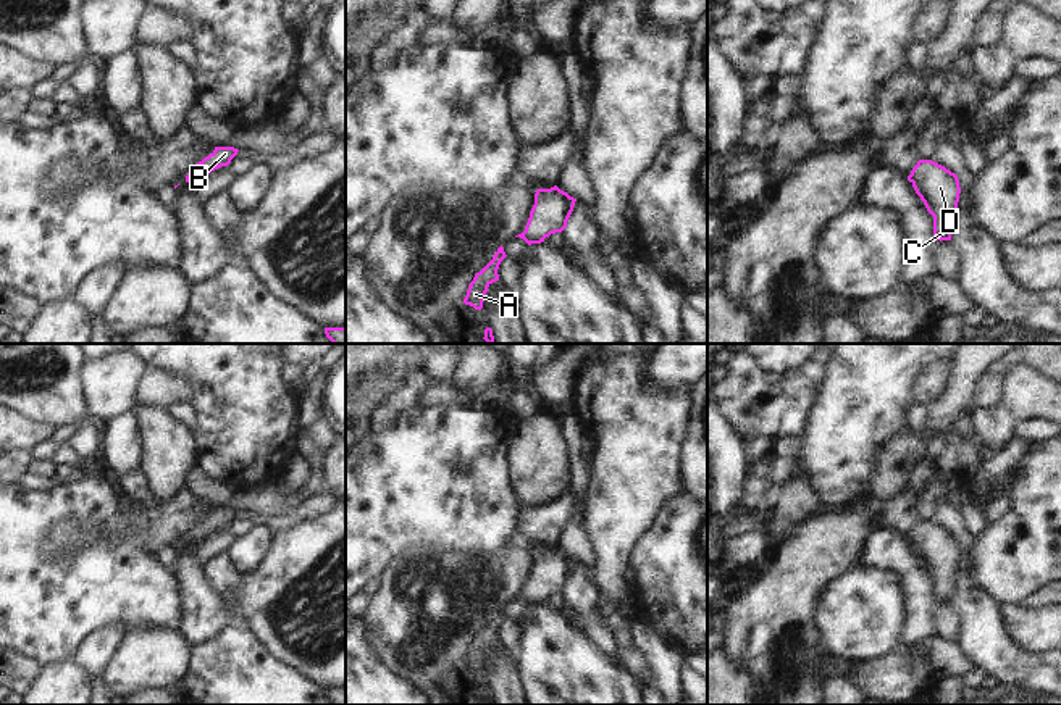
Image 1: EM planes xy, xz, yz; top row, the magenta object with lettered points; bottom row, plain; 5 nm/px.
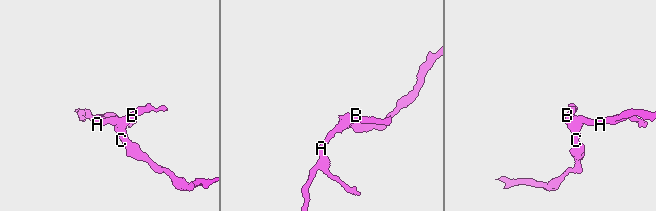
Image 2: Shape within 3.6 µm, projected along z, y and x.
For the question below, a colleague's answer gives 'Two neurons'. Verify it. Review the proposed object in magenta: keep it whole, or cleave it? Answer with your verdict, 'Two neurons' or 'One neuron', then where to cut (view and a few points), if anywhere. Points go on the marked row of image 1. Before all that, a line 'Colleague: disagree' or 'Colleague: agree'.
Colleague: disagree
One neuron. No split

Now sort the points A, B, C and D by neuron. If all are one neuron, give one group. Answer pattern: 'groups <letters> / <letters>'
groups A B C D

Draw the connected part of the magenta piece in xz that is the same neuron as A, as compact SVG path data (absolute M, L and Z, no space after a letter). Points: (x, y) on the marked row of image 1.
M501 245L497 252L494 253L493 260L480 271L475 274L473 281L468 286L467 295L463 298L465 305L473 307L475 310L483 308L484 295L488 292L488 287L499 281L499 265L505 258L504 247Z

